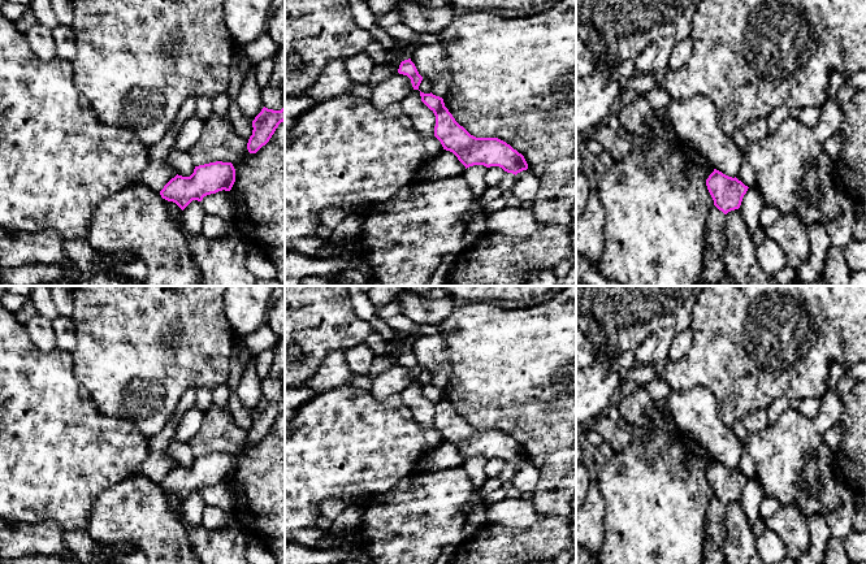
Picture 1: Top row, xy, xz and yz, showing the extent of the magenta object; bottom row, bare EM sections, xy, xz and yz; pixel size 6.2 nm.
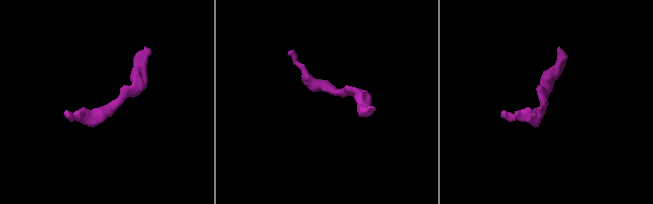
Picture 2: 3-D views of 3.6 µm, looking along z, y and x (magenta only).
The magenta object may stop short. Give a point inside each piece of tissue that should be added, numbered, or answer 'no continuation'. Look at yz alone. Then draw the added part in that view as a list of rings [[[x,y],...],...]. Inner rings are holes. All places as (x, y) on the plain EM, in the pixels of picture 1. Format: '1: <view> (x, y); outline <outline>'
no continuation

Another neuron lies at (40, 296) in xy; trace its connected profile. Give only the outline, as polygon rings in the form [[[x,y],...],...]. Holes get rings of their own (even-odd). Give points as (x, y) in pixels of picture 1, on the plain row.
[[[31,286],[29,299],[36,307],[38,314],[43,318],[52,322],[60,317],[49,286]]]

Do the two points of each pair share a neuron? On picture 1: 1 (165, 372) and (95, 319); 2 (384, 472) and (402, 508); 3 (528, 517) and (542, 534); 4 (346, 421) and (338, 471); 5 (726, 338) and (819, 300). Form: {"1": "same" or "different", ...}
{"1": "same", "2": "different", "3": "different", "4": "same", "5": "same"}

